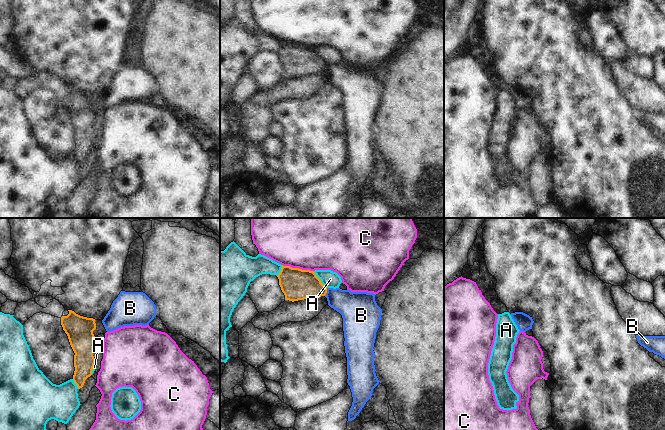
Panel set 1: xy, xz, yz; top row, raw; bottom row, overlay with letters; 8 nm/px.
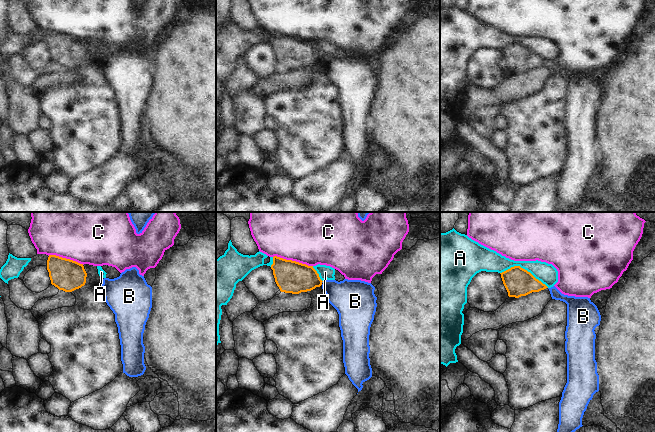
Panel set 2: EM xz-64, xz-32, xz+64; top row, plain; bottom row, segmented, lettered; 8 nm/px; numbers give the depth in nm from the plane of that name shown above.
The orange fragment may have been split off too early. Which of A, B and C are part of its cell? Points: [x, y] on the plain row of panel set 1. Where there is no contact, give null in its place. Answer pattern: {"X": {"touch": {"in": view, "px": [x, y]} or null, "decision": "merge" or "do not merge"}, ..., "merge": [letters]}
{"A": {"touch": {"in": "xz", "px": [320, 56]}, "decision": "do not merge"}, "B": {"touch": {"in": "xz", "px": [326, 68]}, "decision": "do not merge"}, "C": {"touch": {"in": "xz", "px": [297, 44]}, "decision": "do not merge"}, "merge": []}

